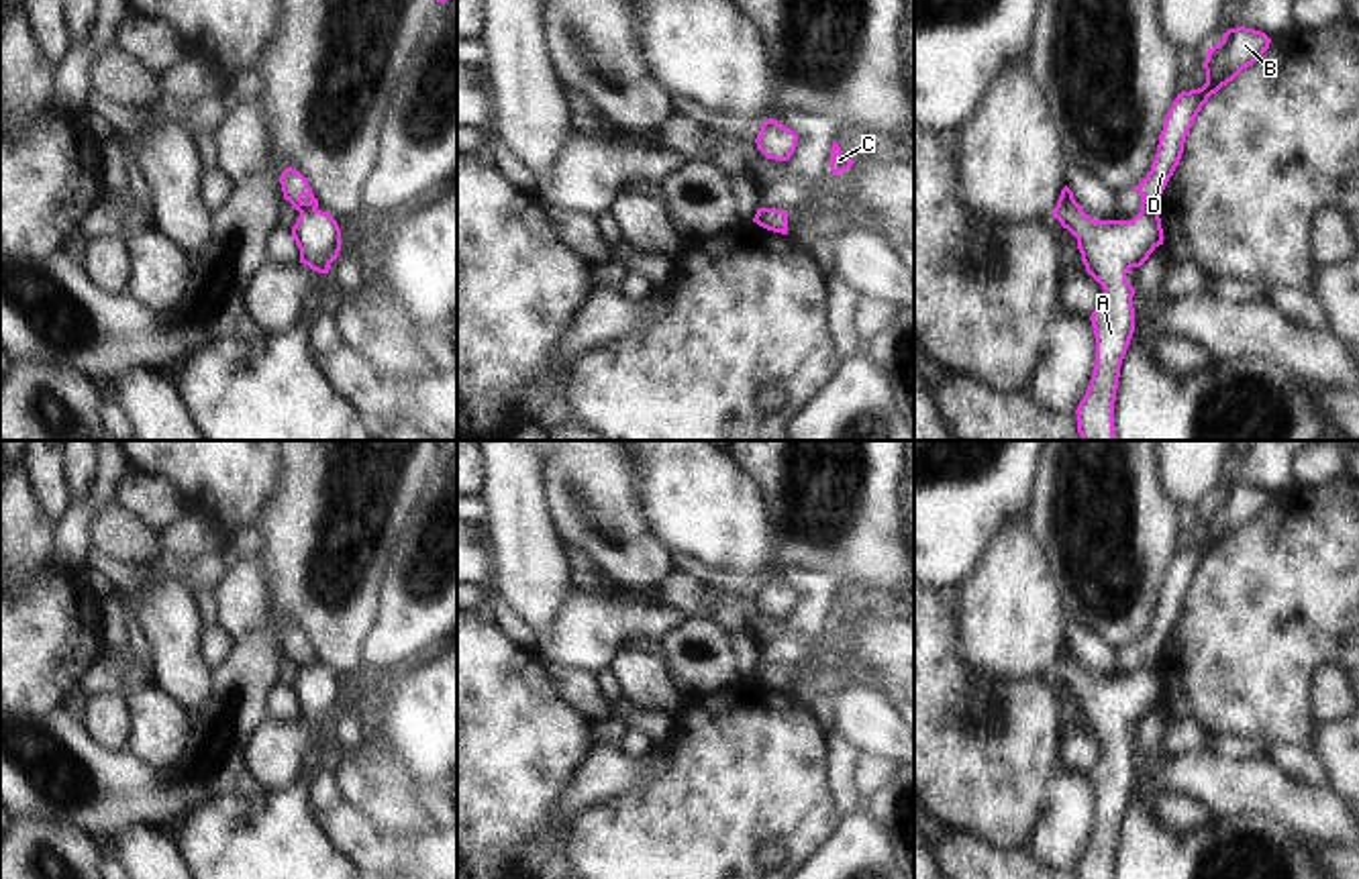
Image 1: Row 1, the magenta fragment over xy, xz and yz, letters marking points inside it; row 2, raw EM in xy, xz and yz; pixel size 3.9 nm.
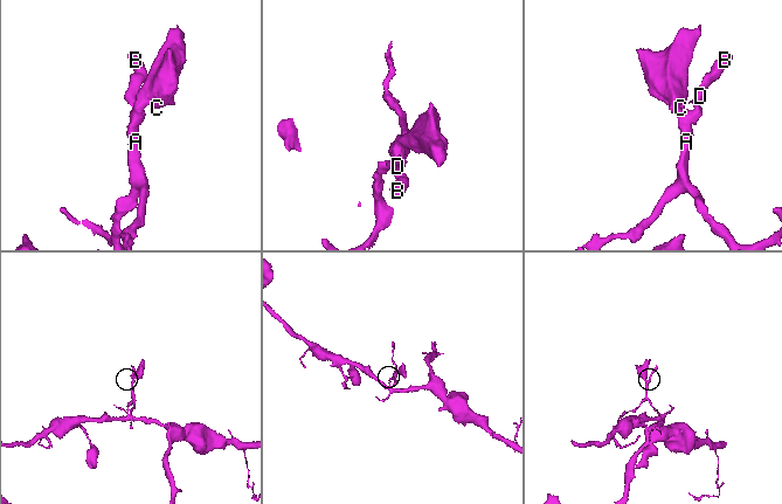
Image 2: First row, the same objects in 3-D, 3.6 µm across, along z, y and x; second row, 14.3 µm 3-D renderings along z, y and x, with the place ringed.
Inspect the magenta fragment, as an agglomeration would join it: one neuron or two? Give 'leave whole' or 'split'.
split

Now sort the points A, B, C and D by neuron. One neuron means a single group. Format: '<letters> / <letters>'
A C / B D

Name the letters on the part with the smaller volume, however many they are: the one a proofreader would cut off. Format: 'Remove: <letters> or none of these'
Remove: B, D.

